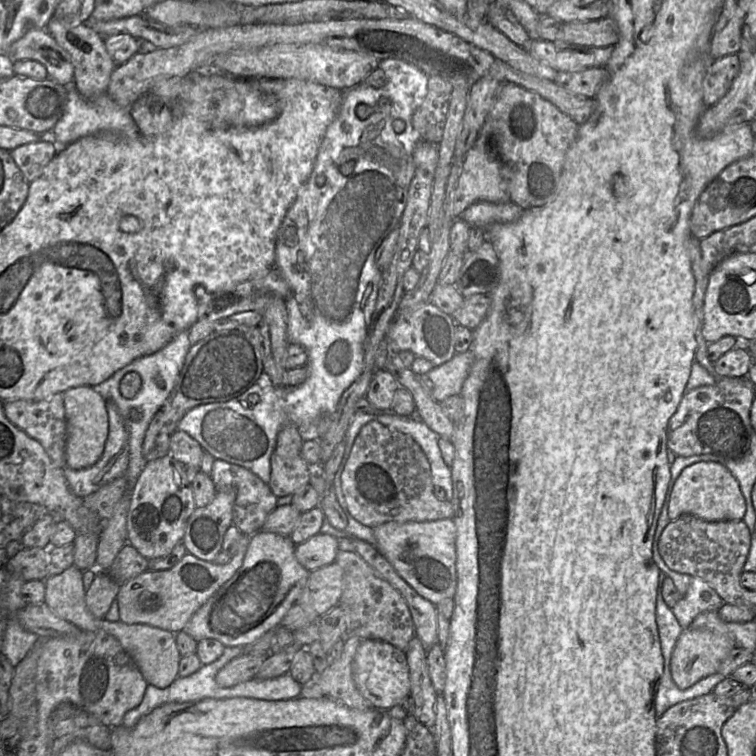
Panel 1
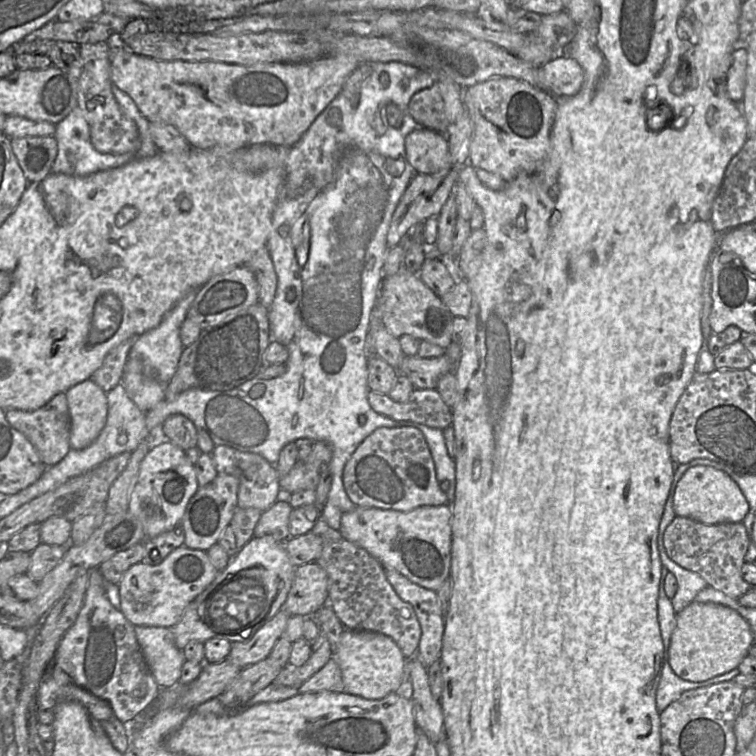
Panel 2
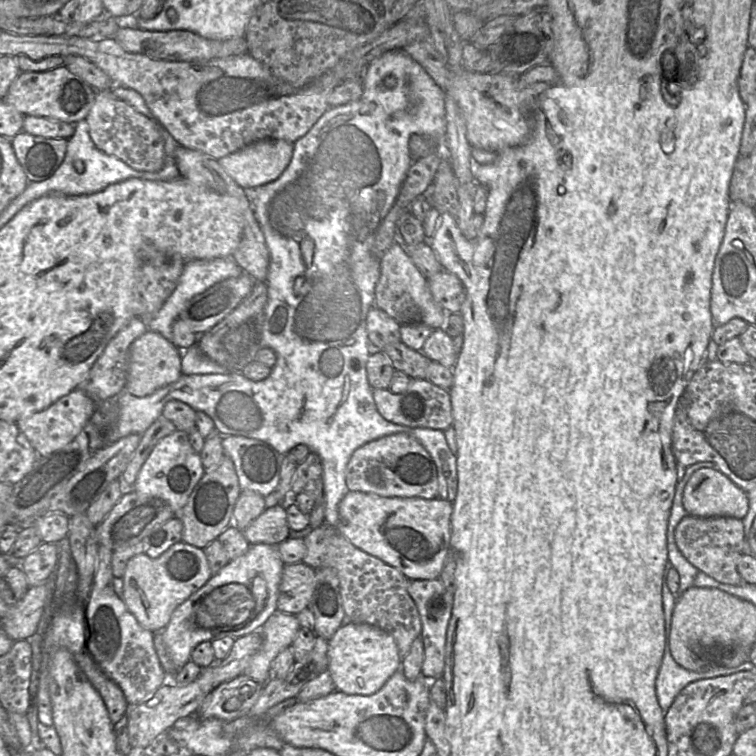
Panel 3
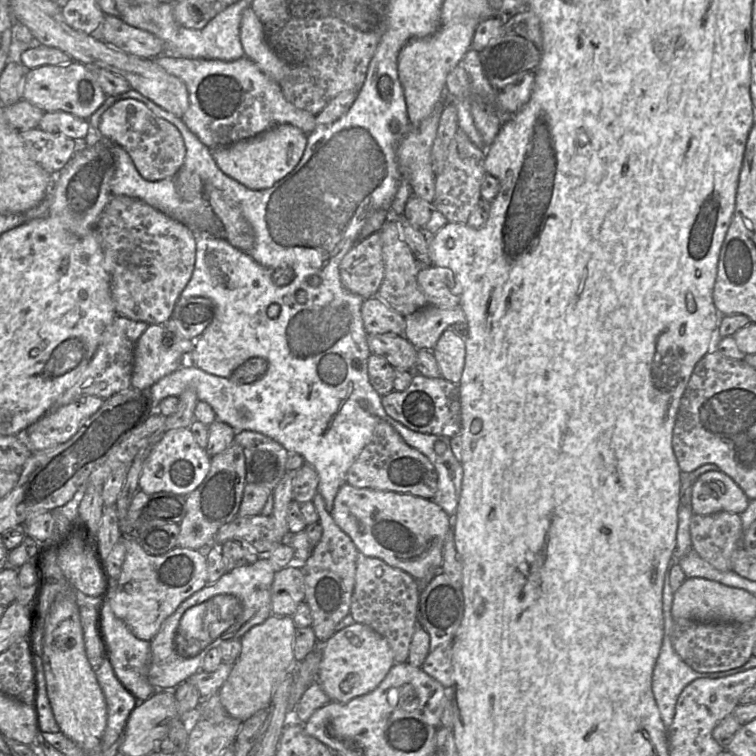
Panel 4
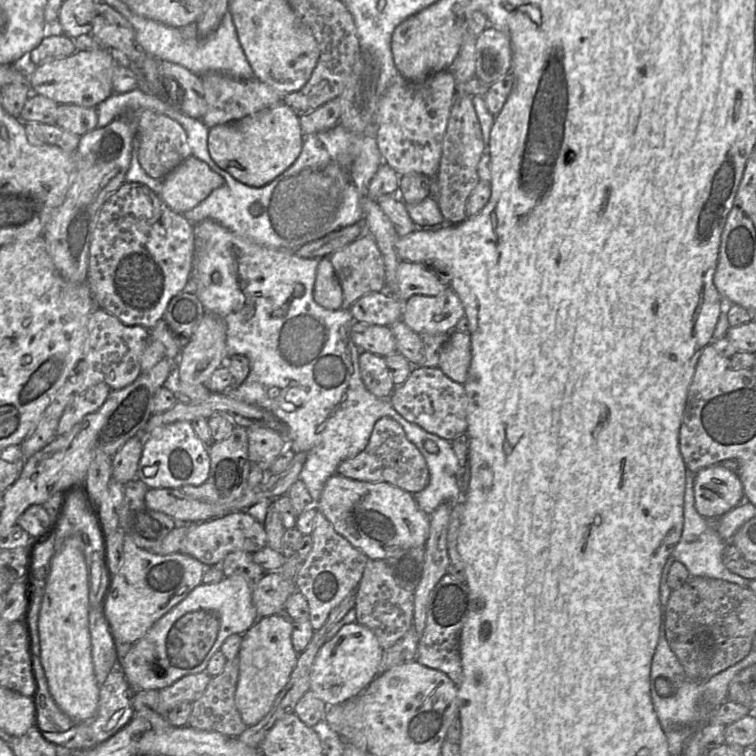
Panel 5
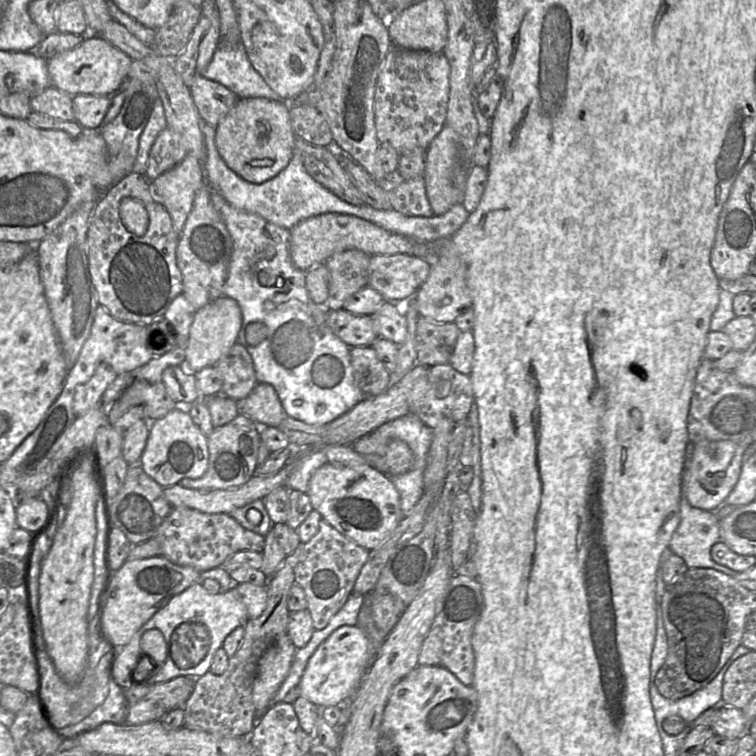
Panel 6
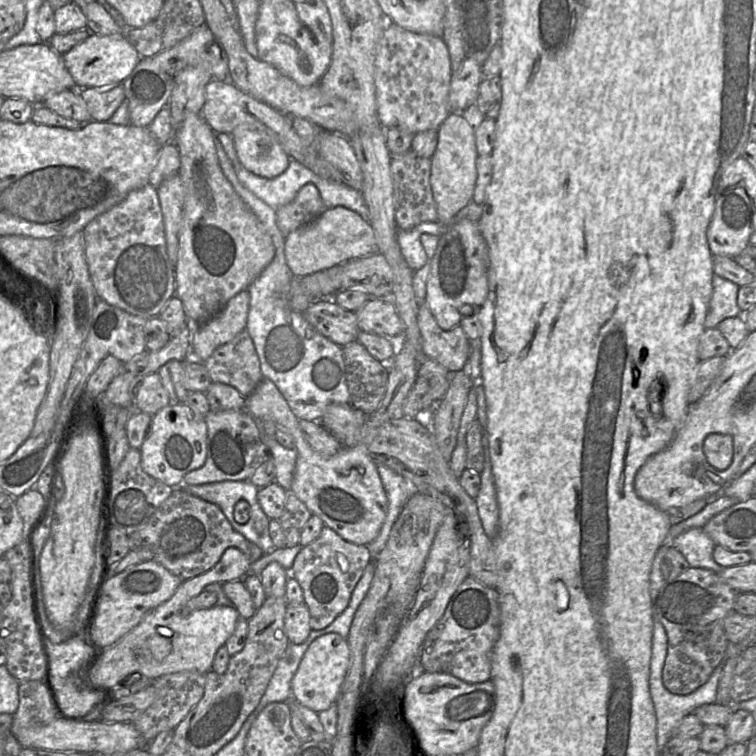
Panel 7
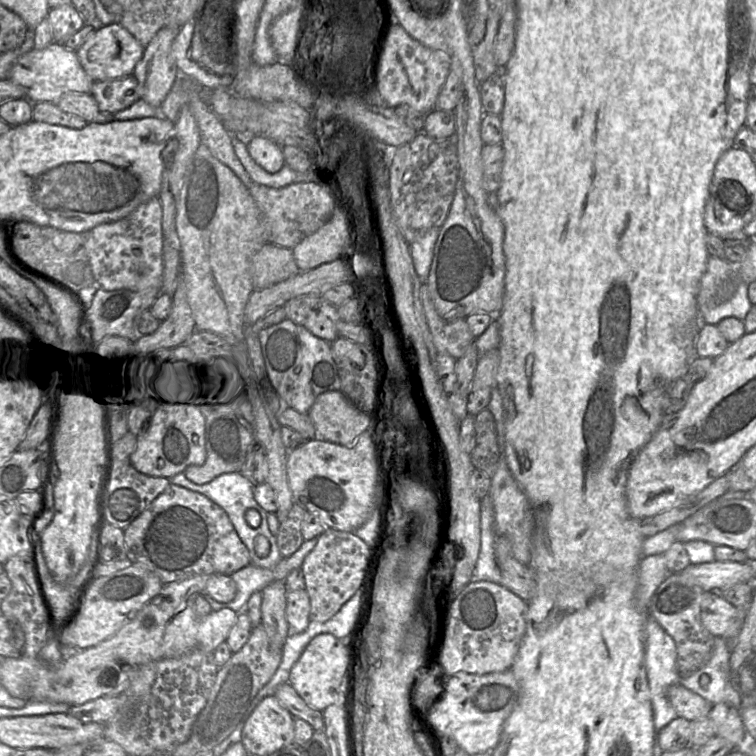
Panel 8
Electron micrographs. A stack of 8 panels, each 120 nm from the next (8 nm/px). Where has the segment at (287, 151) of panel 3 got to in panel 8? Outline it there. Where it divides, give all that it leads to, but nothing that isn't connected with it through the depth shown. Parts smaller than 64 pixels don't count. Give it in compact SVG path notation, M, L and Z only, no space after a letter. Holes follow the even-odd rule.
M250 136L246 145L253 160L269 173L278 172L285 164L282 146L266 137Z

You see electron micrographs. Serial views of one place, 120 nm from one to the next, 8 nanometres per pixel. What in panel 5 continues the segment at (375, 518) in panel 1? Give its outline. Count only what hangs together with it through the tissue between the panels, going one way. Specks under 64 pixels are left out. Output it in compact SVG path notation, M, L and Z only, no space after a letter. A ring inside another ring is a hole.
M388 416L377 420L366 448L356 456L342 461L337 468L337 473L359 481L386 482L411 494L422 491L430 480L424 456L408 440L402 426Z

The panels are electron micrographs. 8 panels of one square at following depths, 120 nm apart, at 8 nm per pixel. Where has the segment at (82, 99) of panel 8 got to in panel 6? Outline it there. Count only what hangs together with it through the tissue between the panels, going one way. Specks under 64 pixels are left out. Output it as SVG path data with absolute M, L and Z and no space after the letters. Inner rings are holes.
M51 85L41 93L30 97L32 111L41 112L64 121L76 121L73 97Z

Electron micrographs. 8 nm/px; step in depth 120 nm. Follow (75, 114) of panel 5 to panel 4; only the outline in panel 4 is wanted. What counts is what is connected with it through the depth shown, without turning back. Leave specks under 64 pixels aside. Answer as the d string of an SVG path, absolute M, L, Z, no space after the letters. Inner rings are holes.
M64 111L45 112L38 127L49 133L63 133L72 139L84 138L89 122Z

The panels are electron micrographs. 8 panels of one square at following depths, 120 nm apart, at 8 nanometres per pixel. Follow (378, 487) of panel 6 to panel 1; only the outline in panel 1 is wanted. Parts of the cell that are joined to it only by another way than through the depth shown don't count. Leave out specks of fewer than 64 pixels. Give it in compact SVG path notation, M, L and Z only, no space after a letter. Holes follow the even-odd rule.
M450 518L423 522L386 522L374 528L377 550L389 561L401 576L420 596L438 604L445 598L453 598L456 592L456 535L455 523Z

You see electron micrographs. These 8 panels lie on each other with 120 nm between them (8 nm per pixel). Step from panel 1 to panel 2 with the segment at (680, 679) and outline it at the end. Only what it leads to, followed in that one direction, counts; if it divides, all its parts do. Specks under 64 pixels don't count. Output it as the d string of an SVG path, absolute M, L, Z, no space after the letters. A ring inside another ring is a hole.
M691 602L676 613L676 627L669 647L669 663L683 680L702 682L736 669L748 655L755 636L737 611L716 603Z

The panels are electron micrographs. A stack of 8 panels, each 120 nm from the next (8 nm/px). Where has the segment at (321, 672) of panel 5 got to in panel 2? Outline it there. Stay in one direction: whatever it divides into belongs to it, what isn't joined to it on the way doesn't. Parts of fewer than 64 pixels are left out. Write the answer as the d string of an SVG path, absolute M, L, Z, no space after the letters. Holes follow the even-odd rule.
M344 629L333 657L342 675L344 692L369 700L377 700L395 692L401 682L406 658L390 637L372 631Z

